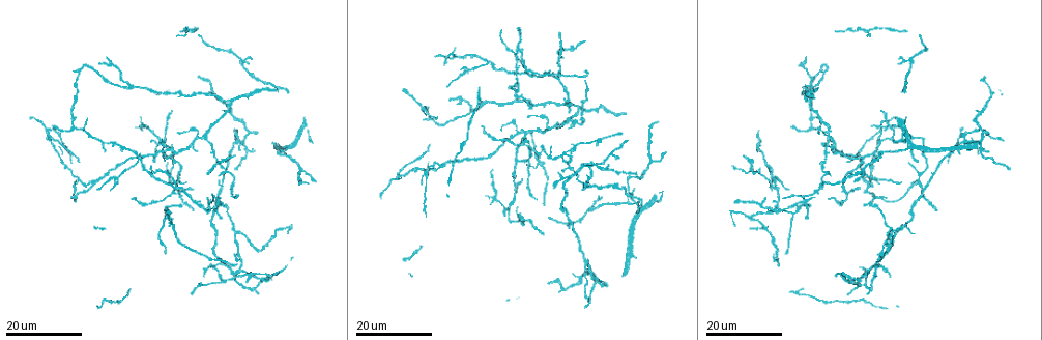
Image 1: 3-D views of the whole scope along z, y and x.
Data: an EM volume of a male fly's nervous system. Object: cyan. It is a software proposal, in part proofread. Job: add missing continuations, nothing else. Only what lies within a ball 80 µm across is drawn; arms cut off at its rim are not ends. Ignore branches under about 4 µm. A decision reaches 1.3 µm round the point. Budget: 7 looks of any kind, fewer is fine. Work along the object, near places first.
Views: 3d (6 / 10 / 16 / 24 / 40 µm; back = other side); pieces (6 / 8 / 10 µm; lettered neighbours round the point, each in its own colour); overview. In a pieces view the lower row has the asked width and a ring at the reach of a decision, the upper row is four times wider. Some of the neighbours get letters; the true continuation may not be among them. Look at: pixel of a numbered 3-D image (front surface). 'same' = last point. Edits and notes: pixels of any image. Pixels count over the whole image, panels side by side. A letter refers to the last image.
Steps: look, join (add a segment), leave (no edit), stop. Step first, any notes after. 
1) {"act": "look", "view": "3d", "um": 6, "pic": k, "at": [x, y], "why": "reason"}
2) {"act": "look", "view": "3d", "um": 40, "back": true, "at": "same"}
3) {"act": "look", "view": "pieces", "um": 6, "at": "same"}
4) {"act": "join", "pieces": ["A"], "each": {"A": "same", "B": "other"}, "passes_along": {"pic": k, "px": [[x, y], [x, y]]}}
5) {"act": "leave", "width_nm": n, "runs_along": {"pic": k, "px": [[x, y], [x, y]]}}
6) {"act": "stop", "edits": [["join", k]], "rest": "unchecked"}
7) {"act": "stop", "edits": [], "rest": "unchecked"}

{"act": "look", "view": "3d", "um": 16, "pic": 1, "at": [828, 197], "why": "branch stops here"}

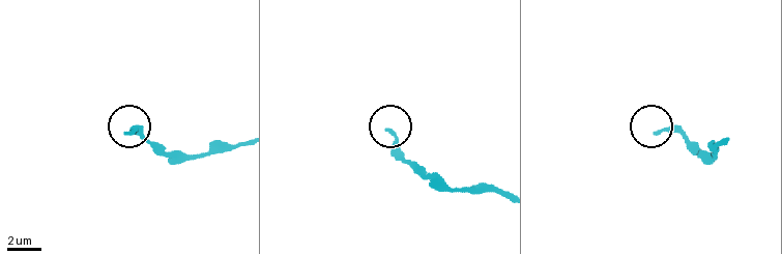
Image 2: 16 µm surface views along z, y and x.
{"act": "look", "view": "pieces", "um": 8, "pic": 2, "at": [656, 133]}

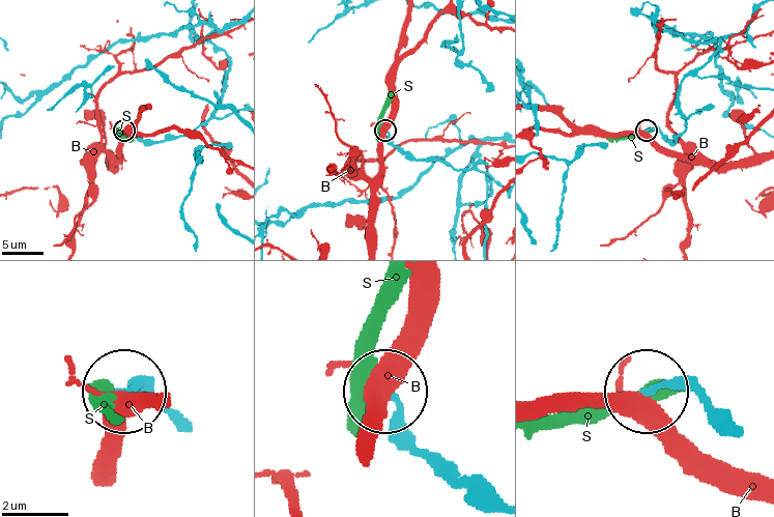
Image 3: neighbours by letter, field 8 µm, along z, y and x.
{"act": "leave", "each": {"B": "other", "S": "other"}, "found": "no lettered segment goes on from it"}

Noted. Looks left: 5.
{"act": "look", "view": "3d", "um": 16, "pic": 1, "at": [522, 179], "why": "free end"}

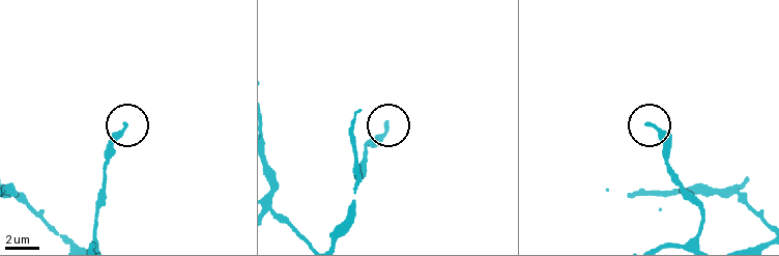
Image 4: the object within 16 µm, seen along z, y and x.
{"act": "look", "view": "pieces", "um": 8, "pic": 4, "at": [649, 125]}

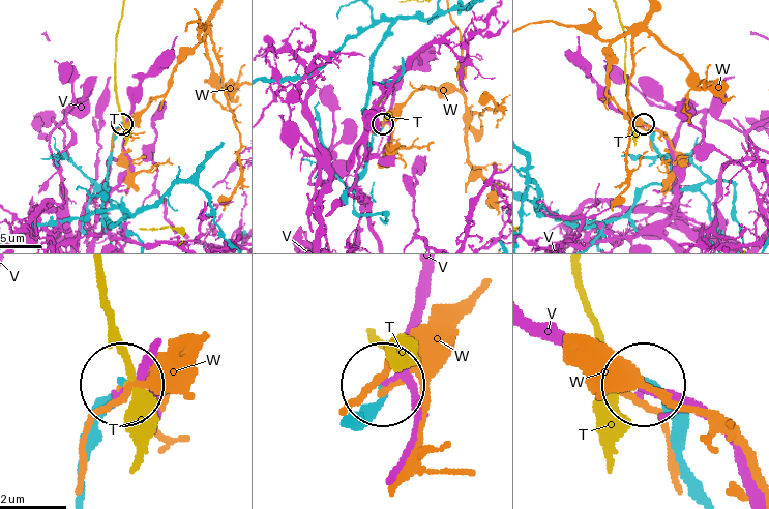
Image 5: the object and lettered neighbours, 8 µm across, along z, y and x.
{"act": "leave", "width_nm": 210, "each": {"T": "other", "V": "other", "W": "other"}, "found": "none of them fits"}

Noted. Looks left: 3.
{"act": "look", "view": "3d", "um": 24, "pic": 1, "at": [429, 146], "why": "free end"}

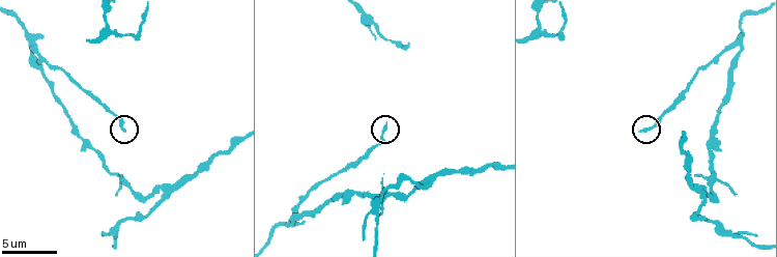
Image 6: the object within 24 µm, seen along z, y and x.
{"act": "look", "view": "pieces", "um": 6, "pic": 6, "at": [384, 124], "why": "see the neighbours"}

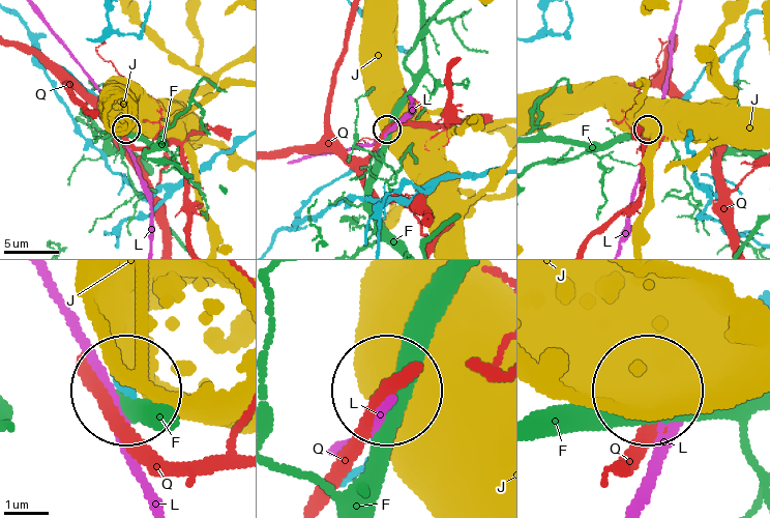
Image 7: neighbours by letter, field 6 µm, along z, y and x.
{"act": "leave", "each": {"F": "other", "J": "other", "L": "other", "Q": "other"}, "found": "none of them fits"}

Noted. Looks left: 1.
{"act": "stop", "edits": [], "rest": "unchecked"}

